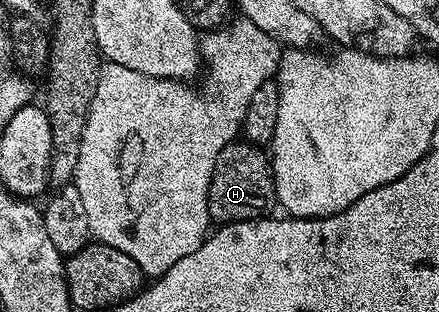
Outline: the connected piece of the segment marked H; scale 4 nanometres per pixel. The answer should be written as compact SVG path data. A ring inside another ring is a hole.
M236 140L219 153L207 193L212 223L253 222L268 217L274 211L271 209L276 209L273 162L267 159L267 152L254 142Z

